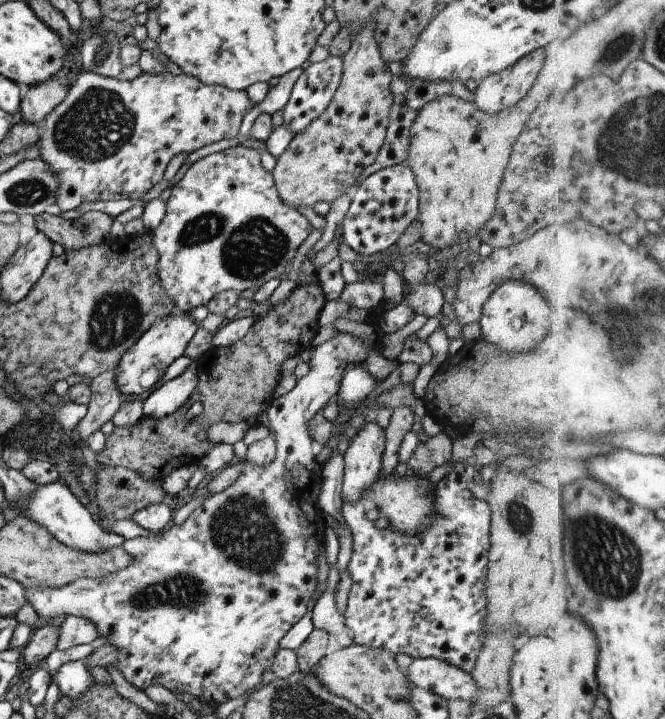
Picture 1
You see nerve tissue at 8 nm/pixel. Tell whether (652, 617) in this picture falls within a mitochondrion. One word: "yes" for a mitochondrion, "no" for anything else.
no

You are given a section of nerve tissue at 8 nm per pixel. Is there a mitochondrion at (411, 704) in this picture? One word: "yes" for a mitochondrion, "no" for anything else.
no

